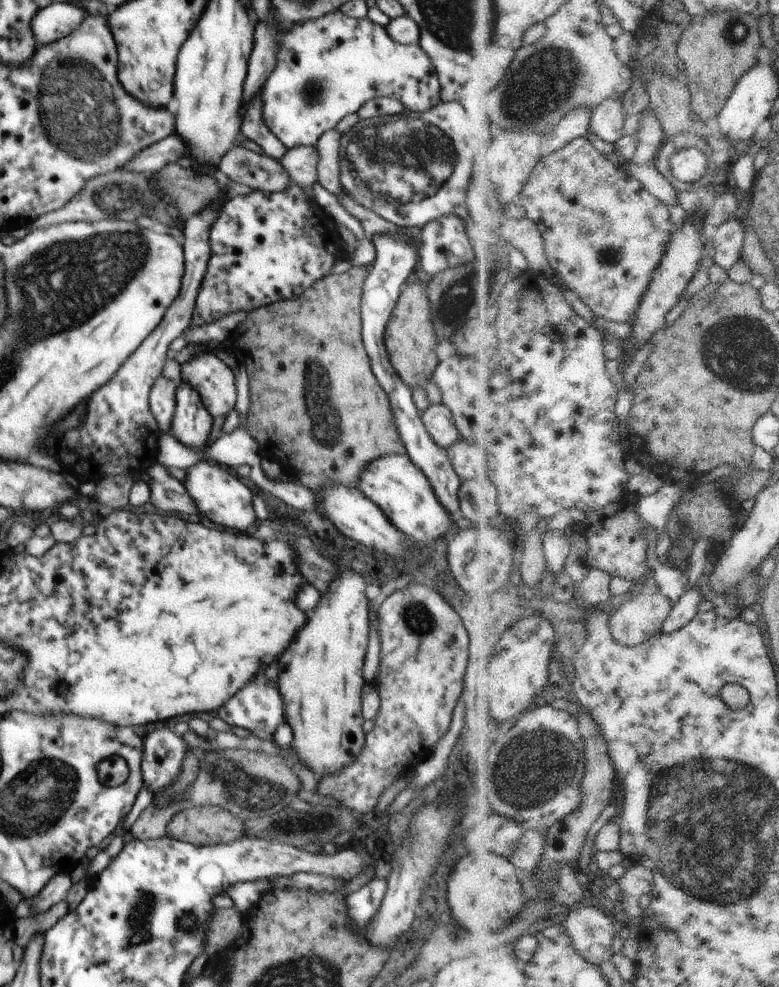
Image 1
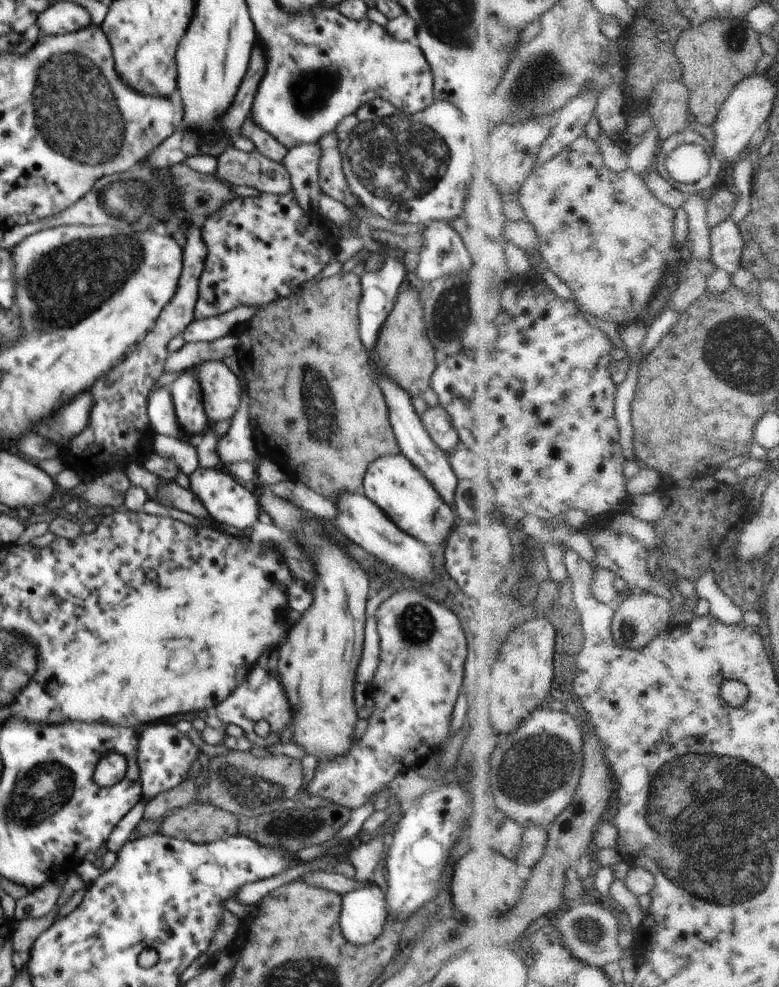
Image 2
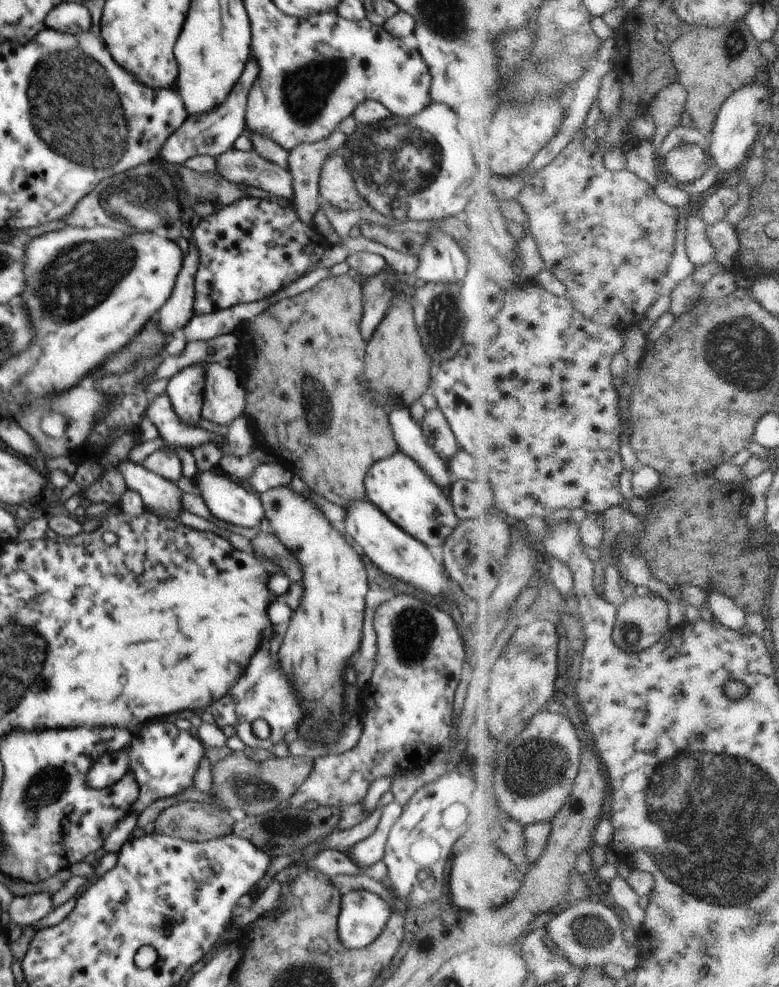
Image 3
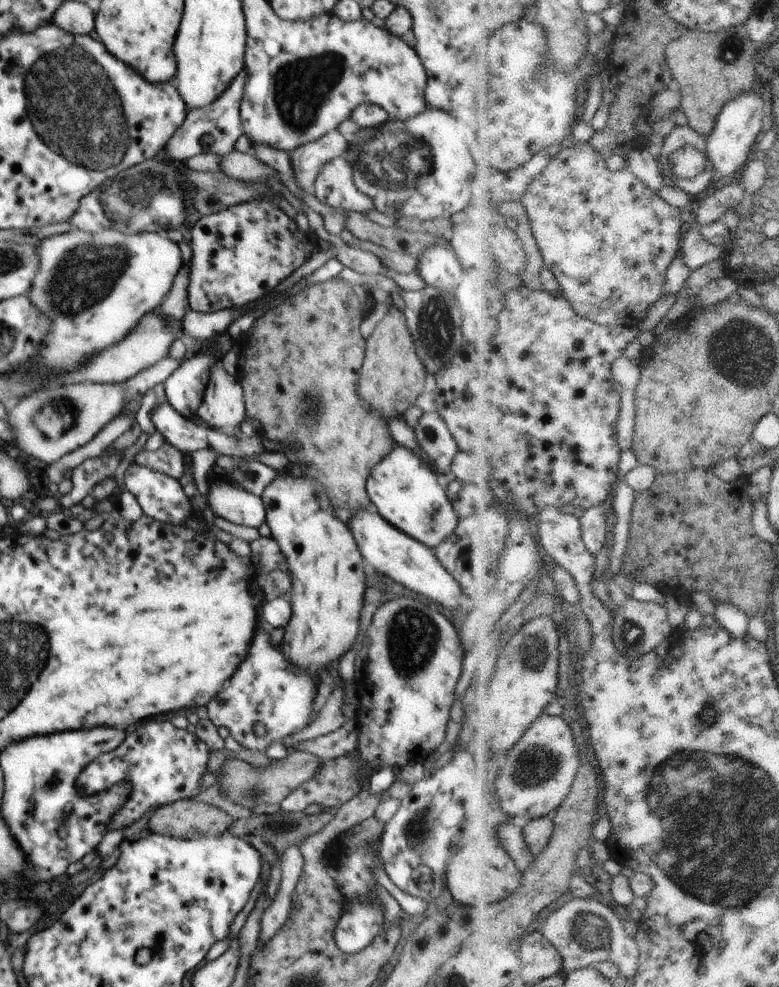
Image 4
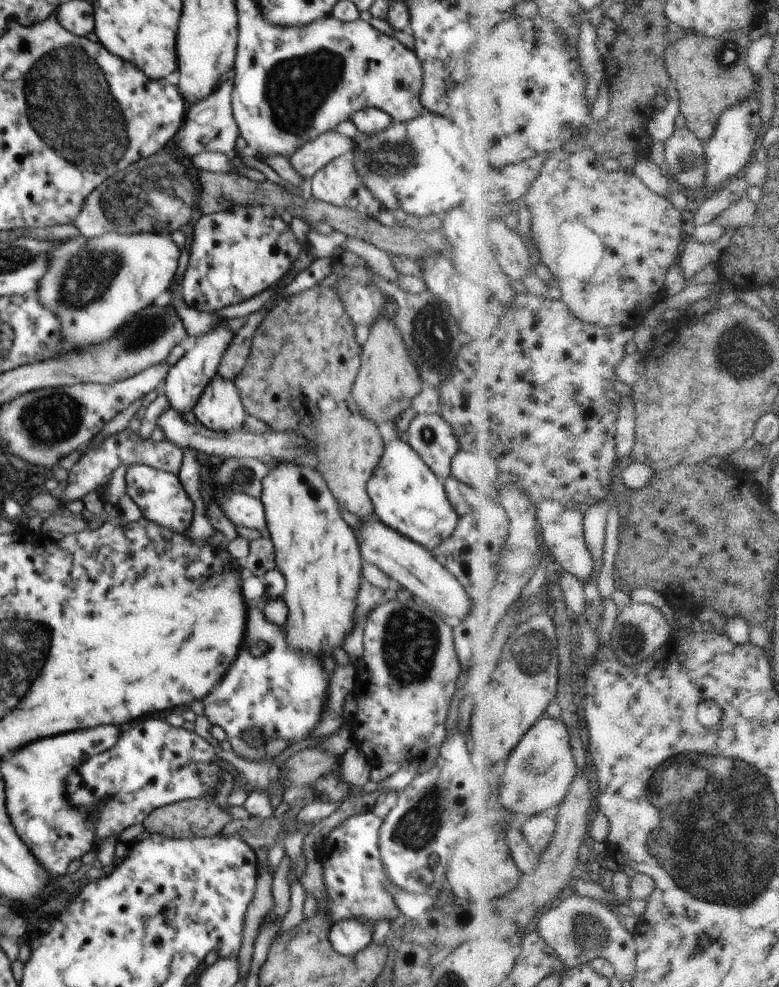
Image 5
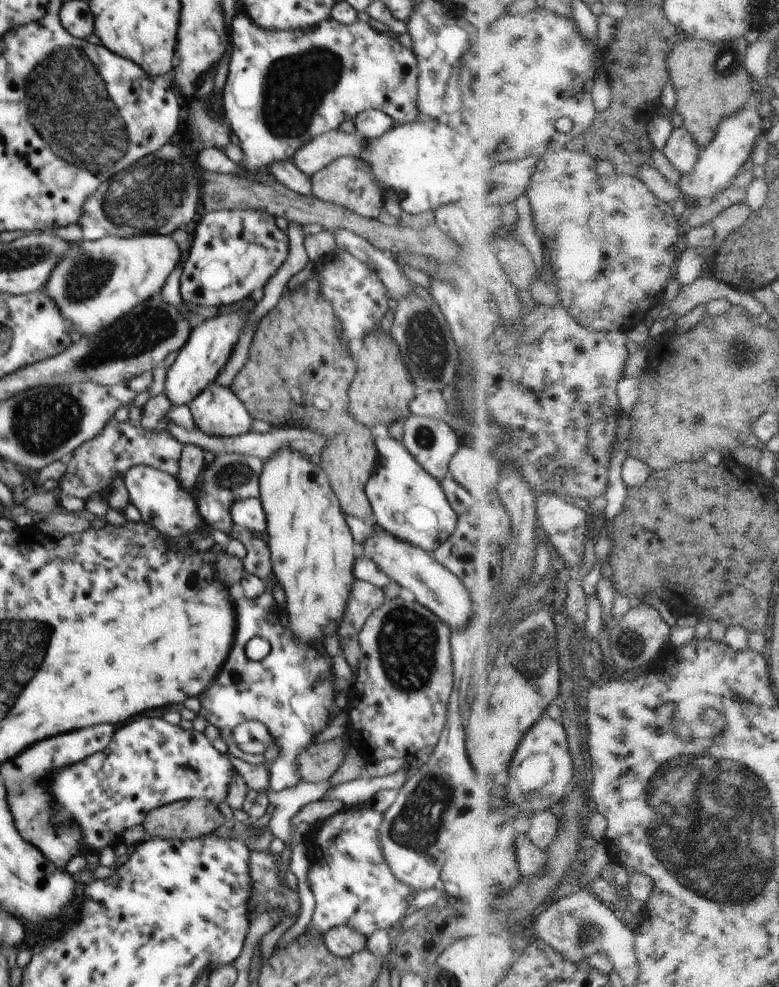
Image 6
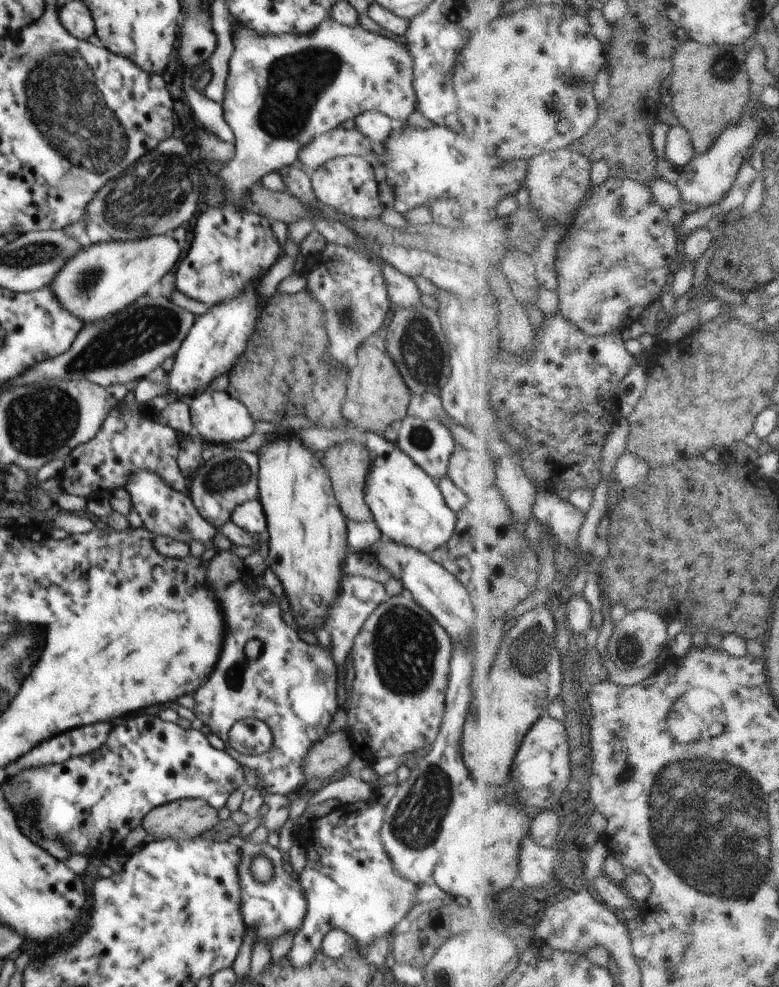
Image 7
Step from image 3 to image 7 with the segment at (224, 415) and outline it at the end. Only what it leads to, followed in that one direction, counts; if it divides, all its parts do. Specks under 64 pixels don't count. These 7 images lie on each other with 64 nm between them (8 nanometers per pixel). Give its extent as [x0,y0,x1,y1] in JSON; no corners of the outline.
[188,389,255,446]

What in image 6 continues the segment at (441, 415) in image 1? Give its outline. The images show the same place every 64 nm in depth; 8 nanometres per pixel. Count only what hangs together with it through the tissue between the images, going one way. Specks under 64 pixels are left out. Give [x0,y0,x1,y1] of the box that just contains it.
[401,414,463,481]

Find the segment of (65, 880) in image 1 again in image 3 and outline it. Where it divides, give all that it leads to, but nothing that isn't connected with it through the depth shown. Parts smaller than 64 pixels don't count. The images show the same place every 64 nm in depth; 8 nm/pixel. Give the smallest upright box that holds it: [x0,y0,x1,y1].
[9,892,53,928]

